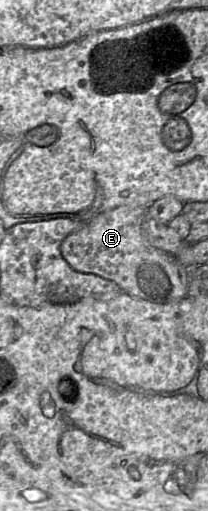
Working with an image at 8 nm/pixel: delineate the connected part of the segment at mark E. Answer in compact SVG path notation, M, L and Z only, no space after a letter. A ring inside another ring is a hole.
M121 206L114 208L109 211L105 211L102 213L99 213L95 215L93 218L88 220L83 227L78 229L77 231L69 234L61 243L61 254L63 258L67 261L67 263L76 271L82 272L82 273L90 273L90 274L95 274L97 276L100 276L102 278L111 280L115 282L119 288L126 294L133 296L135 298L141 298L144 300L148 300L154 303L175 303L183 298L187 297L187 288L188 288L188 283L191 278L191 271L182 266L177 259L175 258L174 255L163 252L154 246L152 246L146 237L143 234L143 221L147 217L147 209L148 208L136 208L136 207L129 207L129 206Z

